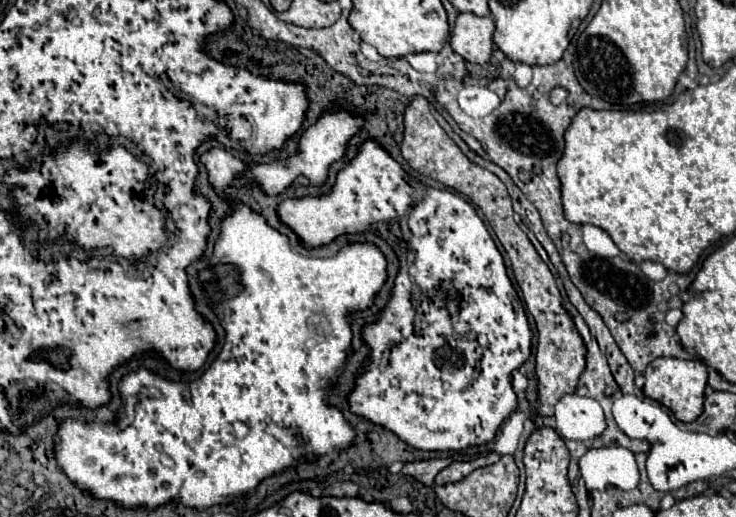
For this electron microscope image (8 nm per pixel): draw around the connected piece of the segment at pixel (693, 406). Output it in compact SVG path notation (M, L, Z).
M660 357L646 367L644 377L646 377L646 383L642 391L646 397L668 407L678 421L690 423L698 419L698 415L702 413L702 405L704 405L704 387L708 383L708 371L702 361L698 359L682 361L674 357Z

